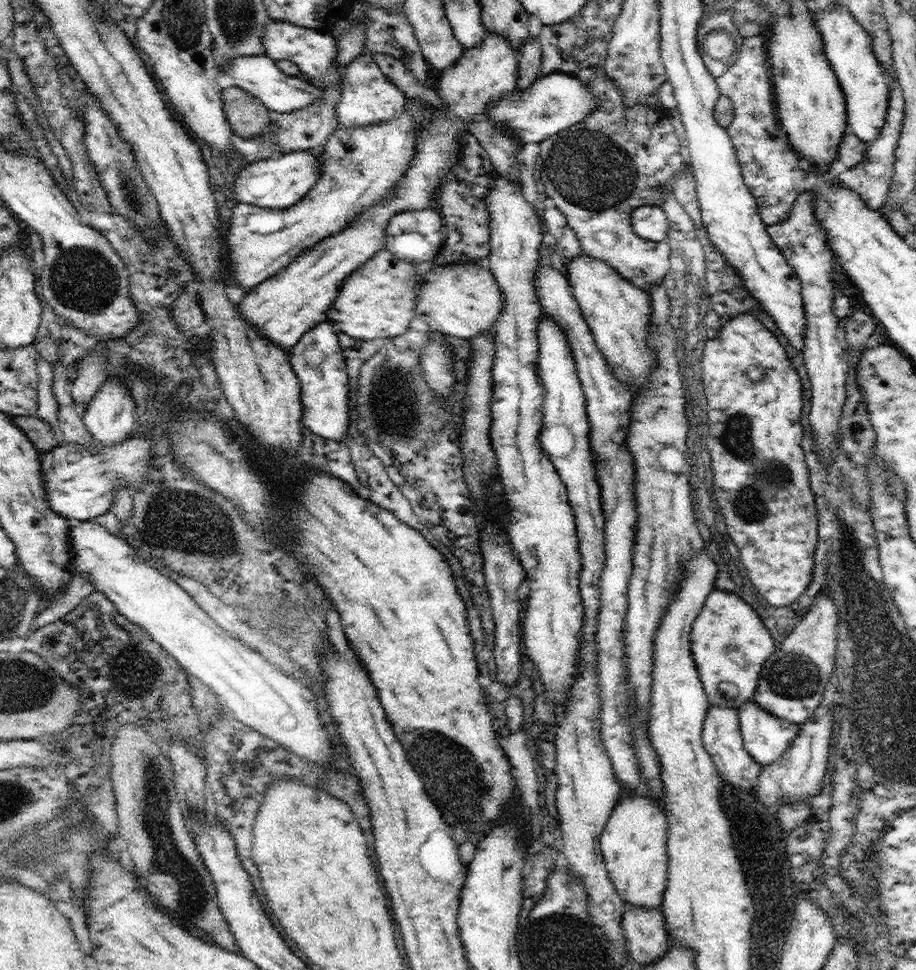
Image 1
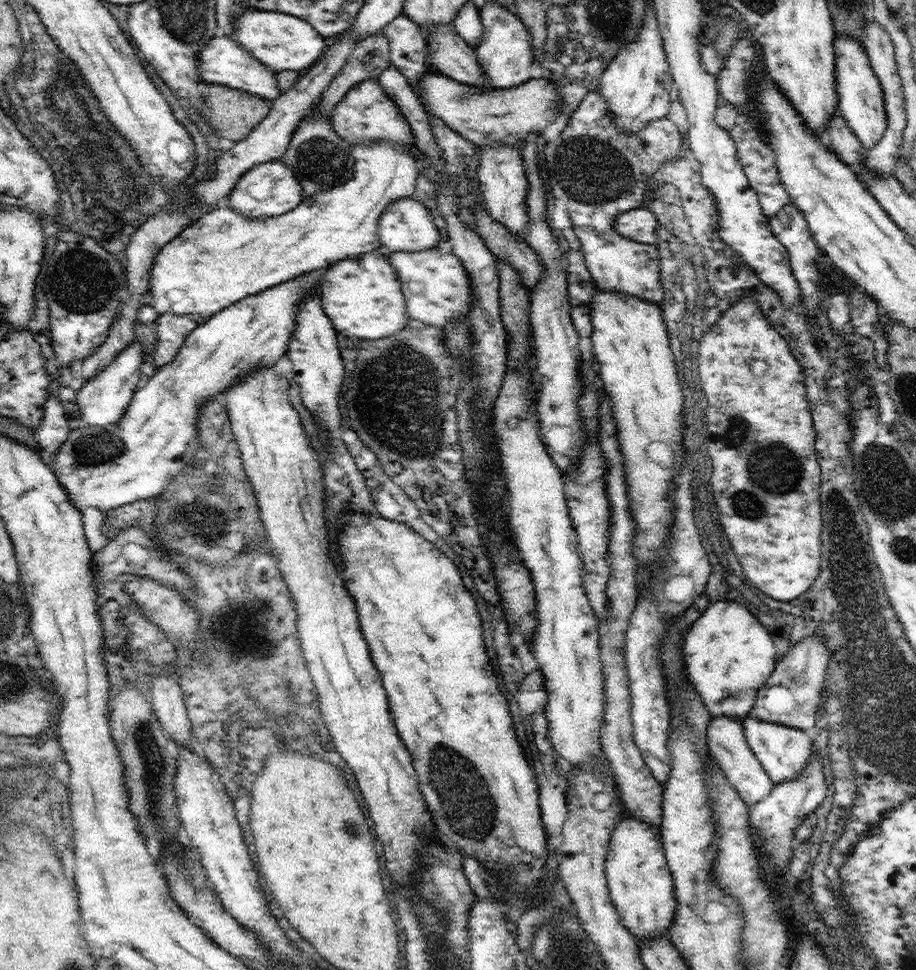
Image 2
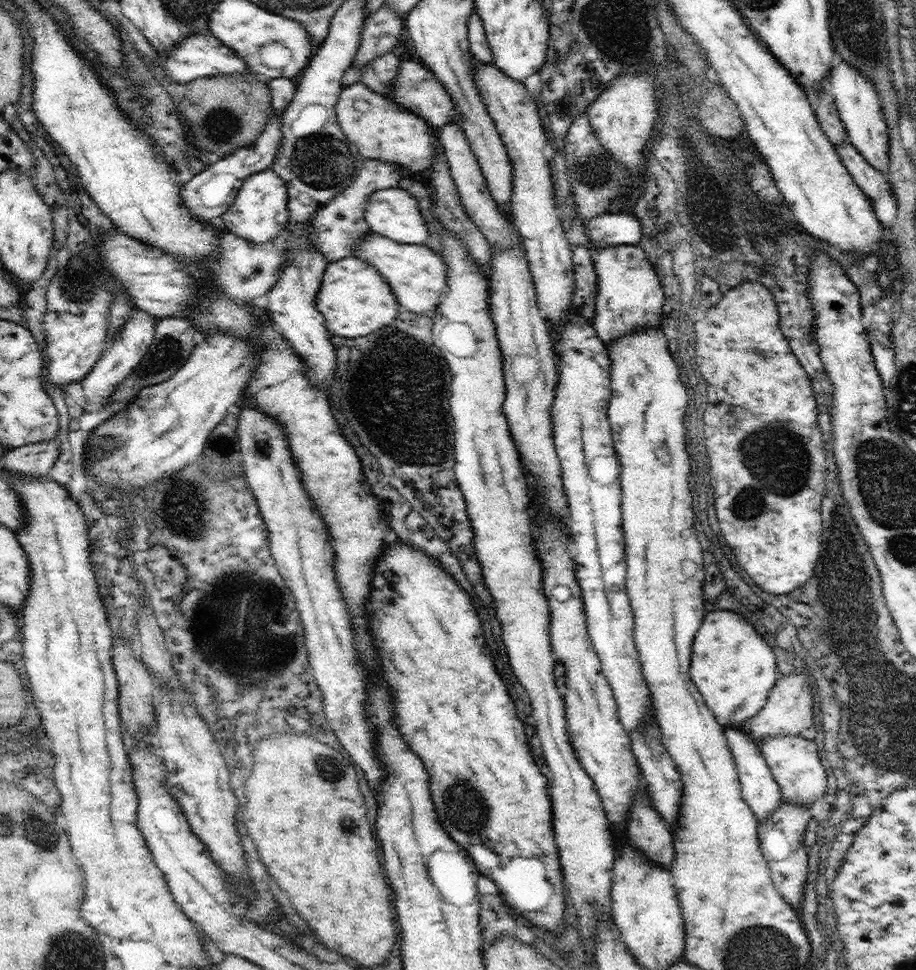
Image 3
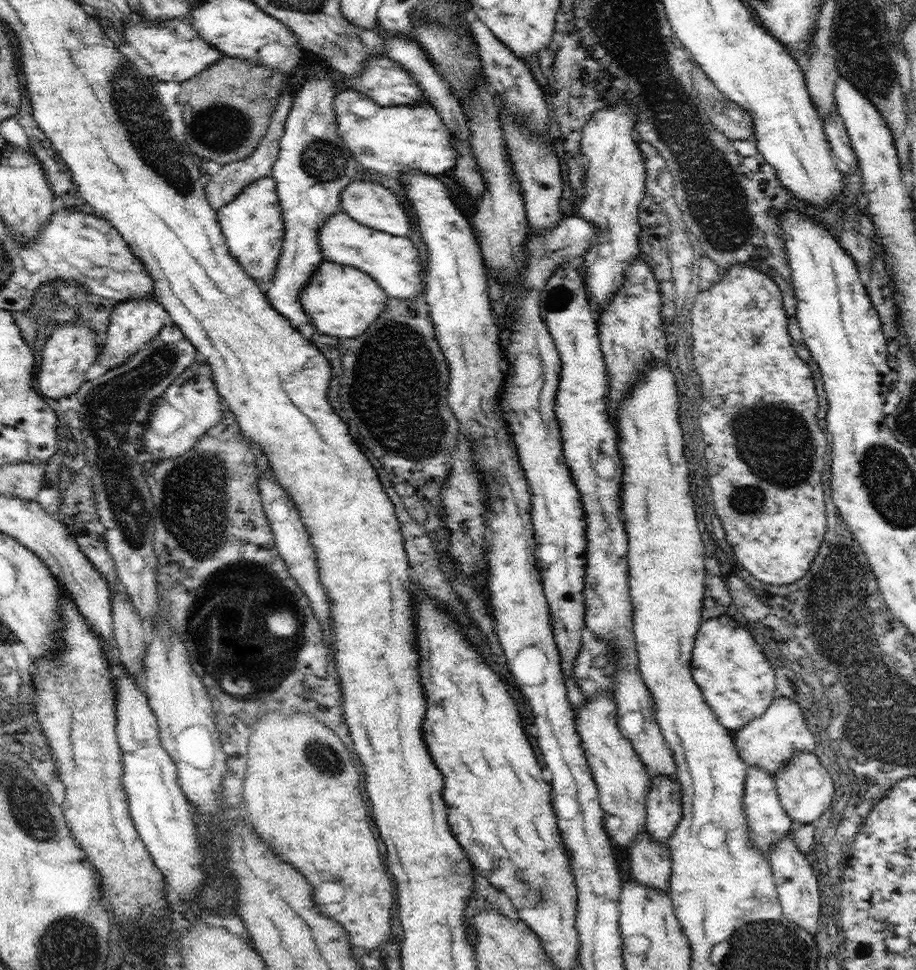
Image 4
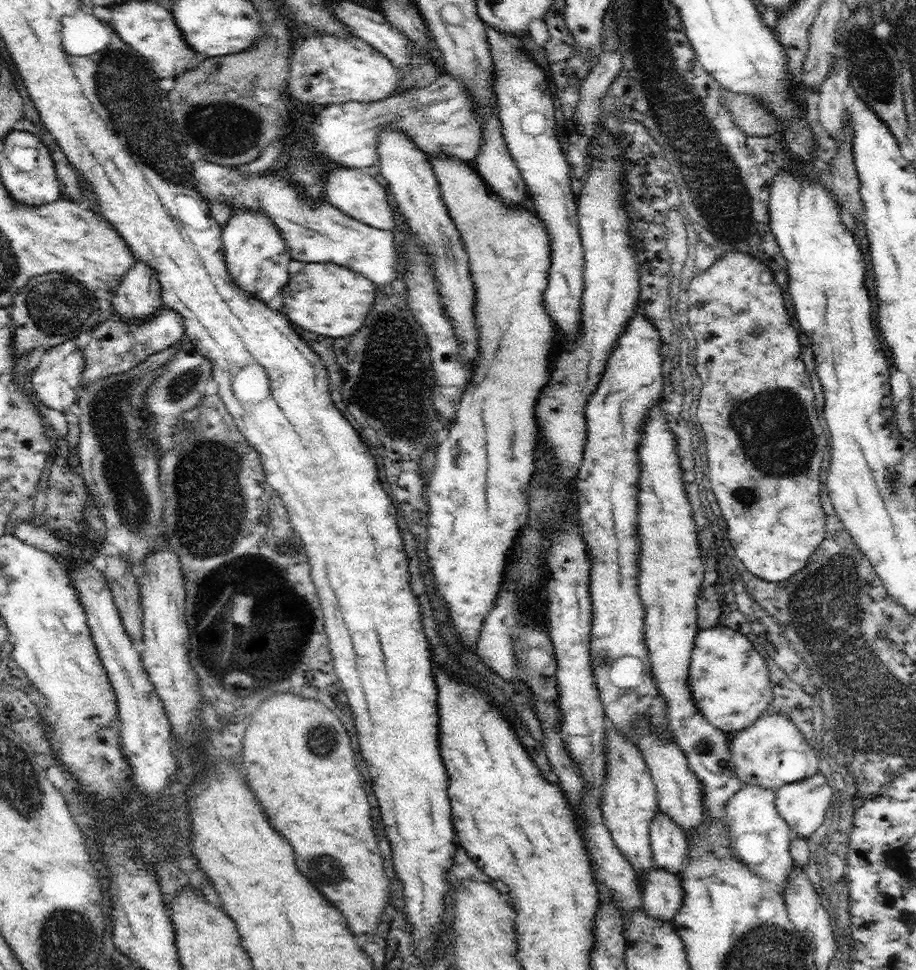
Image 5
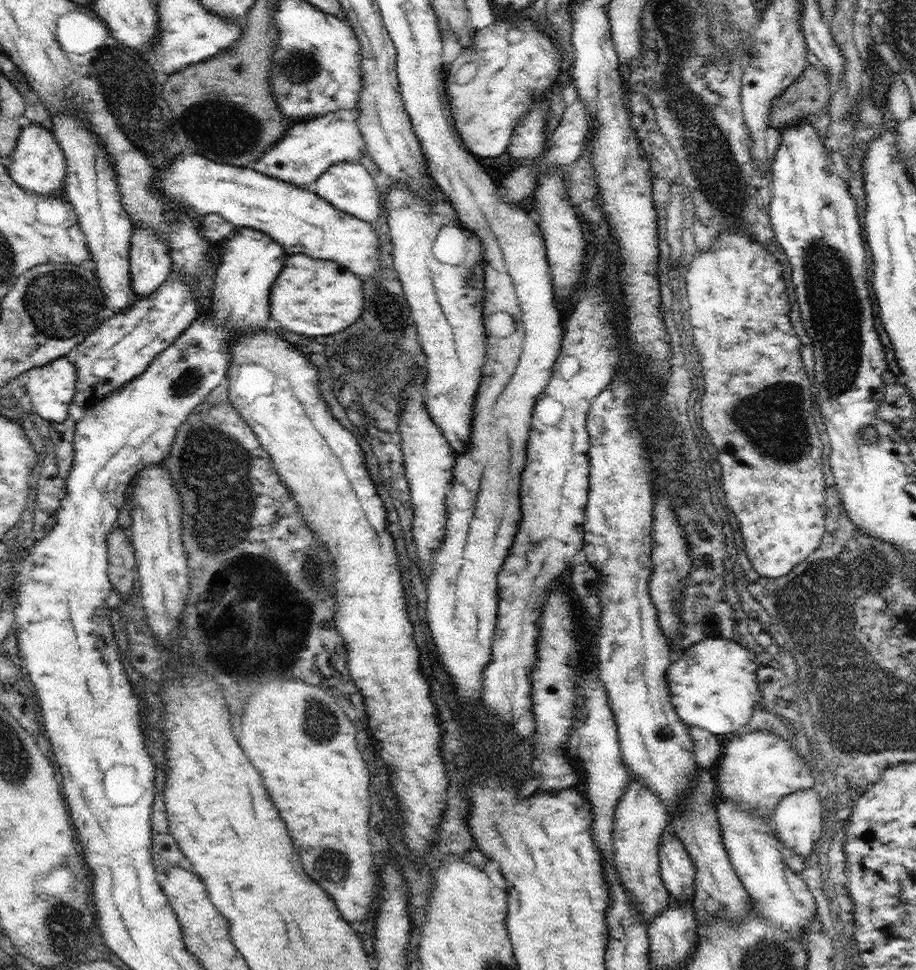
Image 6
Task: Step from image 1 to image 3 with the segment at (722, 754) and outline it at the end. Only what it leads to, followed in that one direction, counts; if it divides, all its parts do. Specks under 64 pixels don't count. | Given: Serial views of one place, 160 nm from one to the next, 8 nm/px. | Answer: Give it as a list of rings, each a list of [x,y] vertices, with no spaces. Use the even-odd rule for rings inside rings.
[[[734,726],[725,727],[724,734],[736,763],[742,788],[742,797],[750,806],[752,813],[756,815],[756,819],[759,822],[764,821],[764,819],[774,815],[776,808],[780,807],[783,797],[779,785],[776,783],[766,759],[762,756],[759,746],[751,739],[749,734],[740,731]]]

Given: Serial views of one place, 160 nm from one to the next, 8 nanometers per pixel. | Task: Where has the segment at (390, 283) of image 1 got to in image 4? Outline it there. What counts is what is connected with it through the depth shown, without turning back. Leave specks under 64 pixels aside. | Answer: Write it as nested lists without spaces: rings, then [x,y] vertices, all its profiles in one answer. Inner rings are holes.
[[[322,262],[320,268],[316,268],[316,272],[310,276],[310,282],[306,282],[304,292],[300,292],[300,304],[304,306],[304,312],[310,322],[322,334],[338,338],[356,338],[384,310],[386,294],[368,274],[360,272],[358,268],[336,262]]]

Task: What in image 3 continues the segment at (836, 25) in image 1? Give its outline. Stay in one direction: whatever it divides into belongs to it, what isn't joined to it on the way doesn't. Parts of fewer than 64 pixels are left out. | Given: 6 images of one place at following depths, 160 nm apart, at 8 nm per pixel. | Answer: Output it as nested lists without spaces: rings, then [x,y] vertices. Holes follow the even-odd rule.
[[[842,59],[837,67],[830,70],[825,90],[835,98],[836,109],[844,123],[847,139],[874,168],[887,175],[889,128],[874,85],[857,68]]]

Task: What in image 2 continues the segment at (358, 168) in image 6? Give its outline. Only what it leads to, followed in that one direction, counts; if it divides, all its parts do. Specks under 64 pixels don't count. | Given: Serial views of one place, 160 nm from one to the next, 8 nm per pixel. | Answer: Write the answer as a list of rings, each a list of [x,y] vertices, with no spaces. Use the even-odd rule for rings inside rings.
[[[406,197],[388,203],[379,218],[378,232],[382,248],[392,252],[420,252],[437,248],[440,232],[432,221],[431,212],[420,201]]]

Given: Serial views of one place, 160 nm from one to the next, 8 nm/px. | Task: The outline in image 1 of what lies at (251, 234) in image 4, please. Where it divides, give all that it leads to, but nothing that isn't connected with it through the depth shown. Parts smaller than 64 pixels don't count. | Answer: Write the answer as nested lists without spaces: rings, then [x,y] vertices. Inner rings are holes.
[[[297,150],[282,154],[273,154],[270,158],[258,159],[246,164],[237,173],[234,191],[240,203],[253,204],[268,208],[288,208],[307,194],[317,183],[319,162],[308,150]]]

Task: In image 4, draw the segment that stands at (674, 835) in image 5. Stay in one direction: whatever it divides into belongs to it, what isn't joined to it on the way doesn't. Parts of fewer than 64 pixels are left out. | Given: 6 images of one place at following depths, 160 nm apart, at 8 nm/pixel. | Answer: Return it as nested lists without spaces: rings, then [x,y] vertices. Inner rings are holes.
[[[651,774],[652,787],[646,802],[646,831],[667,844],[683,816],[681,787],[674,776]]]

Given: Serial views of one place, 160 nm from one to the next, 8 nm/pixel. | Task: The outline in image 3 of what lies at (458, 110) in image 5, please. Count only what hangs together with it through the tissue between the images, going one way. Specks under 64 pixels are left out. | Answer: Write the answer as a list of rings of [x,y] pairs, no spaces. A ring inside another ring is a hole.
[[[362,82],[343,87],[335,107],[342,132],[356,145],[359,153],[368,160],[392,162],[413,173],[422,172],[433,165],[437,148],[430,123],[422,117],[404,110],[392,99],[374,92]]]

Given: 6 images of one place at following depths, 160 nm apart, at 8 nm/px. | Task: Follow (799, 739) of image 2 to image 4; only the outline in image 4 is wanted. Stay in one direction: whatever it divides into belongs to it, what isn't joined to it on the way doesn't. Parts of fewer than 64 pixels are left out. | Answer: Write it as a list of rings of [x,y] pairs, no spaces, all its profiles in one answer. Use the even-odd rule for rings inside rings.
[[[803,750],[795,754],[775,776],[775,784],[780,798],[781,806],[790,819],[801,823],[814,824],[830,807],[835,794],[835,786],[826,768],[818,761],[815,751]]]

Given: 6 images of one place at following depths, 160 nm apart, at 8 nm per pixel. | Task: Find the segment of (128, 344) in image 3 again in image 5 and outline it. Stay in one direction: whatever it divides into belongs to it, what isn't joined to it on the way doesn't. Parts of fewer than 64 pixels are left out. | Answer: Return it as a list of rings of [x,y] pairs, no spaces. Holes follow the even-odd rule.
[[[135,258],[132,268],[113,292],[114,315],[126,324],[144,324],[163,307],[162,293],[156,271]]]

